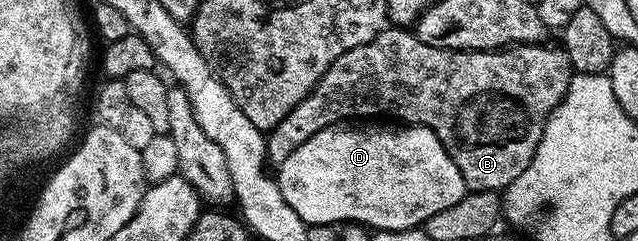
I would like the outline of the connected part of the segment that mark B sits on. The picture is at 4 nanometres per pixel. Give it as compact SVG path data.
M407 28L382 30L377 37L369 40L369 44L361 44L357 48L337 56L337 60L333 60L333 64L329 64L325 76L321 76L321 80L309 92L309 96L305 96L305 100L301 100L301 104L297 104L297 108L293 108L293 112L289 112L289 116L285 116L285 120L281 120L281 124L277 124L269 131L266 135L268 163L284 162L296 148L301 148L301 144L305 144L305 140L309 140L309 136L317 136L317 132L321 132L325 128L346 123L348 120L375 120L378 119L375 118L378 114L384 114L387 117L384 119L398 120L400 123L412 126L424 126L435 133L437 140L441 140L441 144L449 152L453 164L457 164L468 191L506 191L507 186L513 184L513 180L517 180L517 176L521 176L521 172L525 172L525 168L529 168L529 164L533 160L533 152L537 152L537 144L543 135L547 117L561 104L573 77L571 61L562 45L551 45L534 42L528 46L509 46L505 50L450 50L449 48L433 48L429 44L425 44Z

